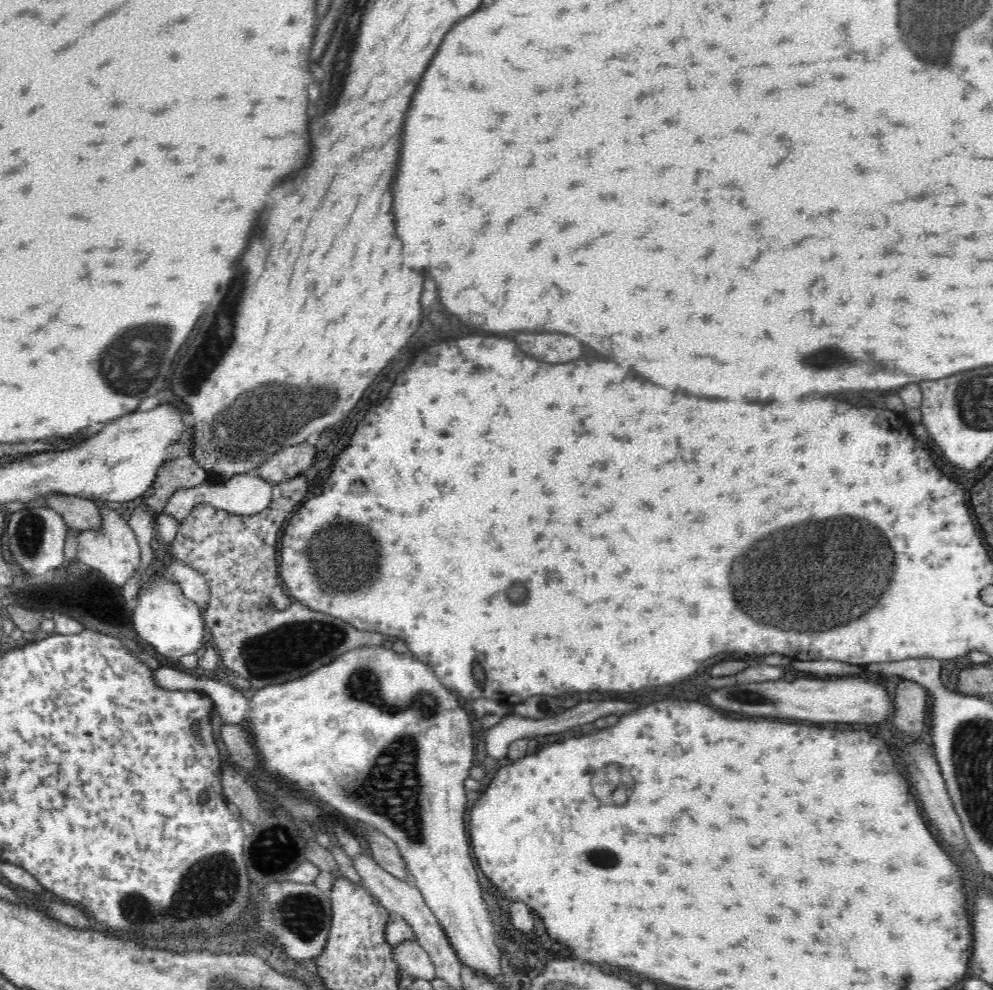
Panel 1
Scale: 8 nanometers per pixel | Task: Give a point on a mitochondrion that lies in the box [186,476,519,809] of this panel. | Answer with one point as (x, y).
(339, 561)

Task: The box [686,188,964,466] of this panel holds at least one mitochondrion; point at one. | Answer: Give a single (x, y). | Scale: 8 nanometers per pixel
(827, 356)

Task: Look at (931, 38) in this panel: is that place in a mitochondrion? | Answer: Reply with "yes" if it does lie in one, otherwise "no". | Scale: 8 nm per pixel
yes

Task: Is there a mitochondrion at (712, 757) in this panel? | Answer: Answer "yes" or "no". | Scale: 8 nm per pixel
no

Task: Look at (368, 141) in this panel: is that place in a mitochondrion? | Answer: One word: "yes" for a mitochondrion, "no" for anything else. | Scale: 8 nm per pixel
no

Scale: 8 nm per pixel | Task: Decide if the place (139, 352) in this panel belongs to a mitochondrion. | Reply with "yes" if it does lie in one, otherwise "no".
yes

